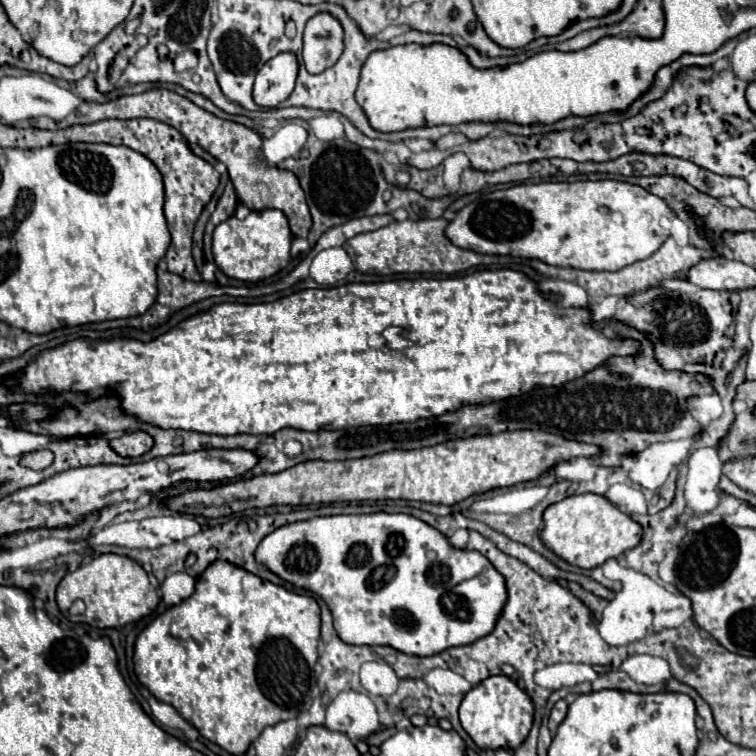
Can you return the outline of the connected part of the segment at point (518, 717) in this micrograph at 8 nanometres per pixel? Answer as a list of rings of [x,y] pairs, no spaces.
[[[494,675],[474,685],[462,699],[460,723],[464,731],[480,749],[508,749],[520,747],[532,727],[534,705],[532,699],[506,675]]]

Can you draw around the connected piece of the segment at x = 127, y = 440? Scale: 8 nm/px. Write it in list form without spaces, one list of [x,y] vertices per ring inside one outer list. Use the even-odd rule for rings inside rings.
[[[134,431],[126,433],[122,437],[110,439],[110,447],[120,455],[120,457],[140,457],[146,451],[150,451],[154,445],[152,437],[144,431]]]

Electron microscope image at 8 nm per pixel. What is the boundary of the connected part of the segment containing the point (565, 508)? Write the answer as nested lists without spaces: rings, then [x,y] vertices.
[[[596,493],[570,495],[564,501],[550,505],[544,515],[544,529],[540,531],[540,539],[548,549],[552,549],[558,557],[564,557],[570,565],[592,569],[600,567],[606,559],[620,557],[632,545],[640,543],[640,525],[630,519],[630,515],[622,513],[616,505],[612,505],[606,497]]]

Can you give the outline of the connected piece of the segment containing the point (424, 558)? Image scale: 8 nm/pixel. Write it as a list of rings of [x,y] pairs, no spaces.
[[[380,511],[380,513],[368,513],[368,515],[332,515],[332,517],[314,517],[308,521],[296,521],[296,523],[284,525],[284,527],[272,531],[270,535],[266,535],[256,549],[256,561],[260,565],[264,565],[266,569],[270,569],[272,573],[276,573],[280,579],[292,583],[294,587],[308,589],[314,595],[322,597],[326,601],[328,609],[332,611],[336,633],[344,643],[350,643],[350,645],[388,645],[388,647],[394,647],[396,651],[402,651],[406,655],[416,655],[416,657],[430,657],[430,655],[442,653],[450,647],[468,645],[480,637],[486,637],[488,633],[494,631],[494,627],[502,615],[502,609],[506,605],[506,599],[508,599],[506,579],[494,569],[494,565],[482,553],[452,547],[440,531],[436,531],[428,523],[416,519],[414,515],[406,515],[406,513],[390,515],[390,513]]]

